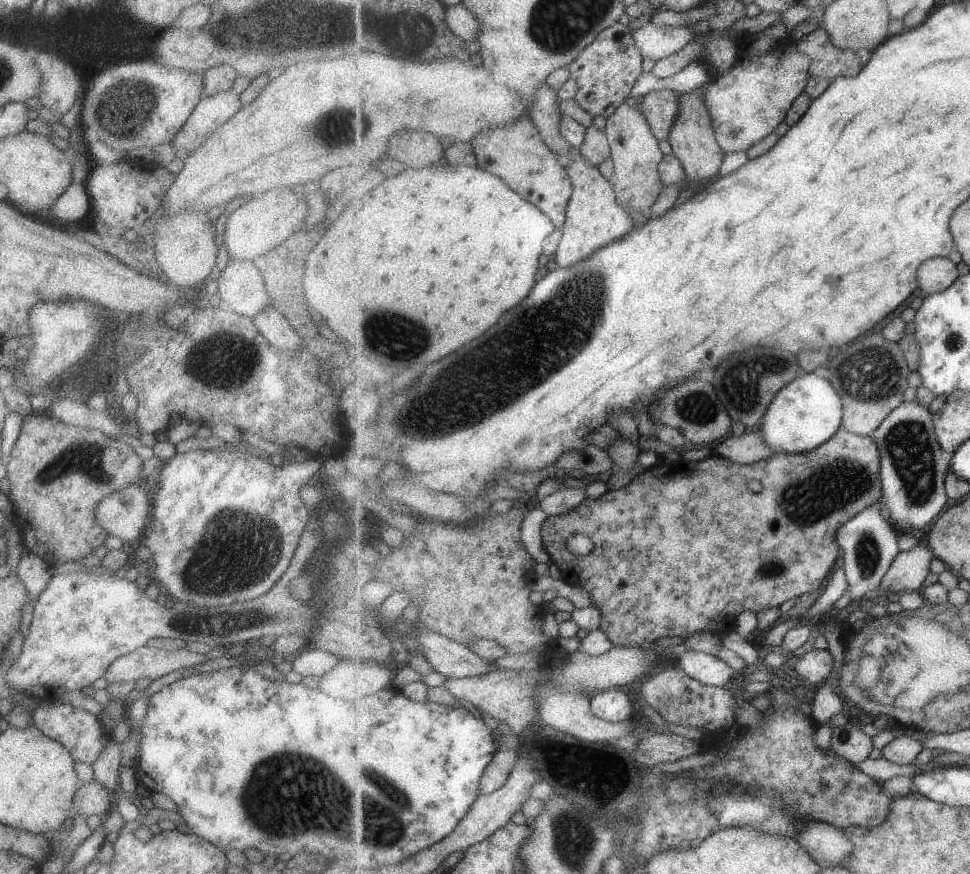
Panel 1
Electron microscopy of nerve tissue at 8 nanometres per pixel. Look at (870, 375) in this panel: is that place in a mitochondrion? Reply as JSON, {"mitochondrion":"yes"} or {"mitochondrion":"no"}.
{"mitochondrion":"yes"}

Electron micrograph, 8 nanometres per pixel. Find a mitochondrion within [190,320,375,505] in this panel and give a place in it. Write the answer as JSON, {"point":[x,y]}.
{"point":[228,361]}

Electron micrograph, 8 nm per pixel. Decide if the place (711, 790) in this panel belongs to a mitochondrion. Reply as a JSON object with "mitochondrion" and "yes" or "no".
{"mitochondrion":"no"}

